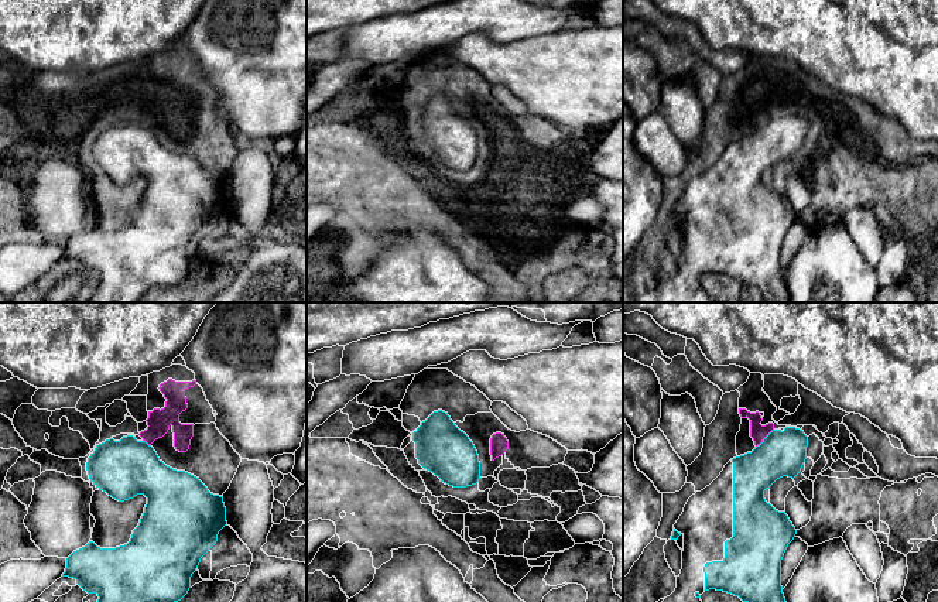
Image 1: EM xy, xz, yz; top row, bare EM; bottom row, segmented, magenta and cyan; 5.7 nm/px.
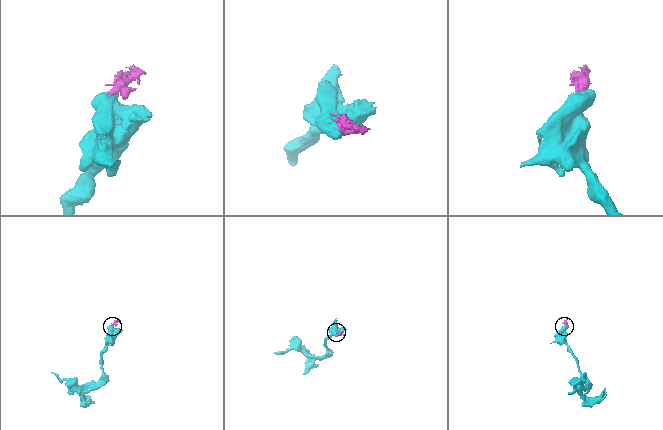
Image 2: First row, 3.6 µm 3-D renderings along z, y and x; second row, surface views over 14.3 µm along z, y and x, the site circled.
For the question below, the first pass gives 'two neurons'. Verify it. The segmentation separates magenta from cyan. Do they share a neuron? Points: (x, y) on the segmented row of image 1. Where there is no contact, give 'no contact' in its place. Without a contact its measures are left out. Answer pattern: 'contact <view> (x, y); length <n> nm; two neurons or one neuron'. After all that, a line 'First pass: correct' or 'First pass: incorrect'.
contact yz (764, 437); length 150 nm; two neurons
First pass: correct

